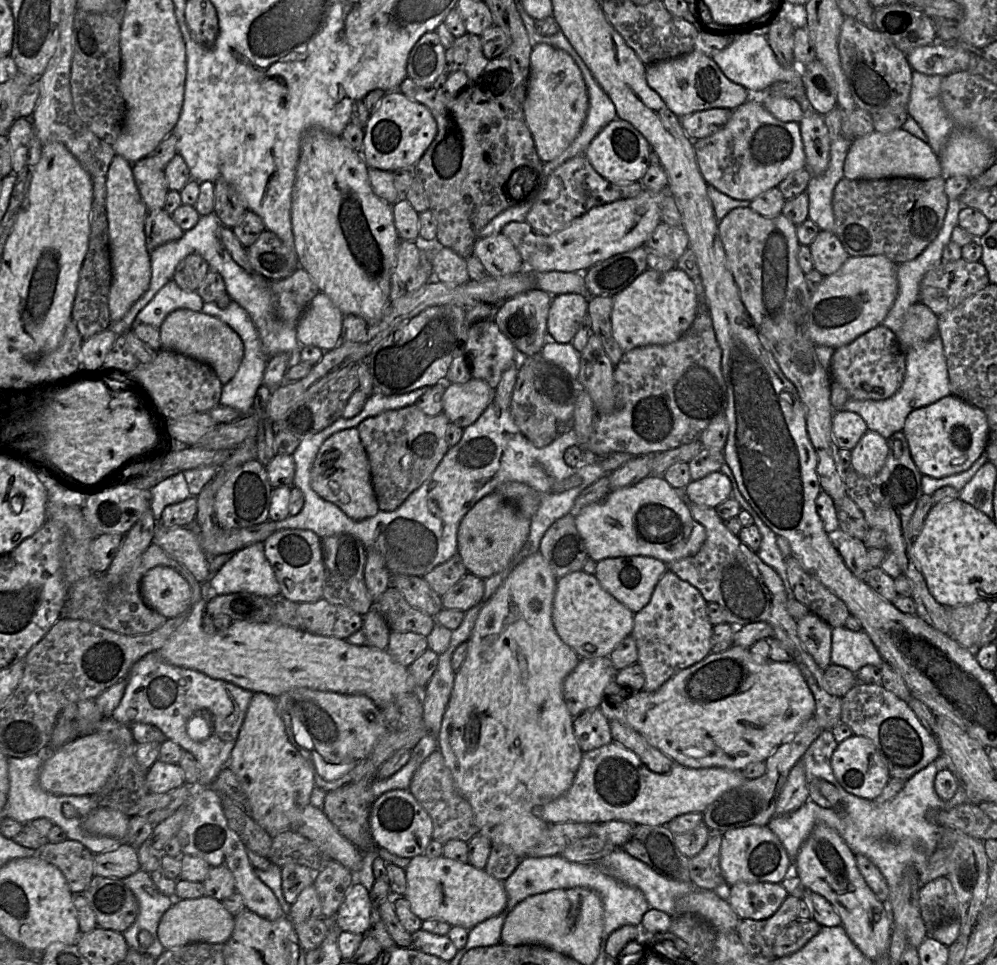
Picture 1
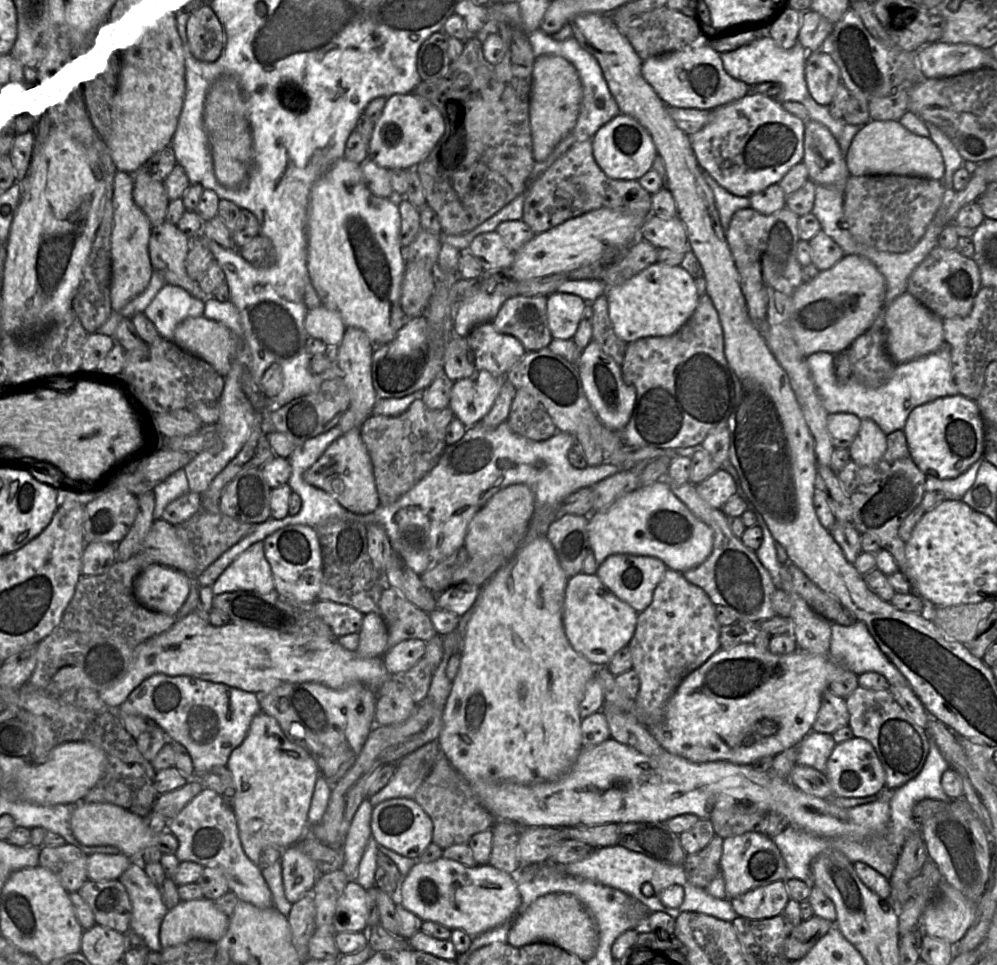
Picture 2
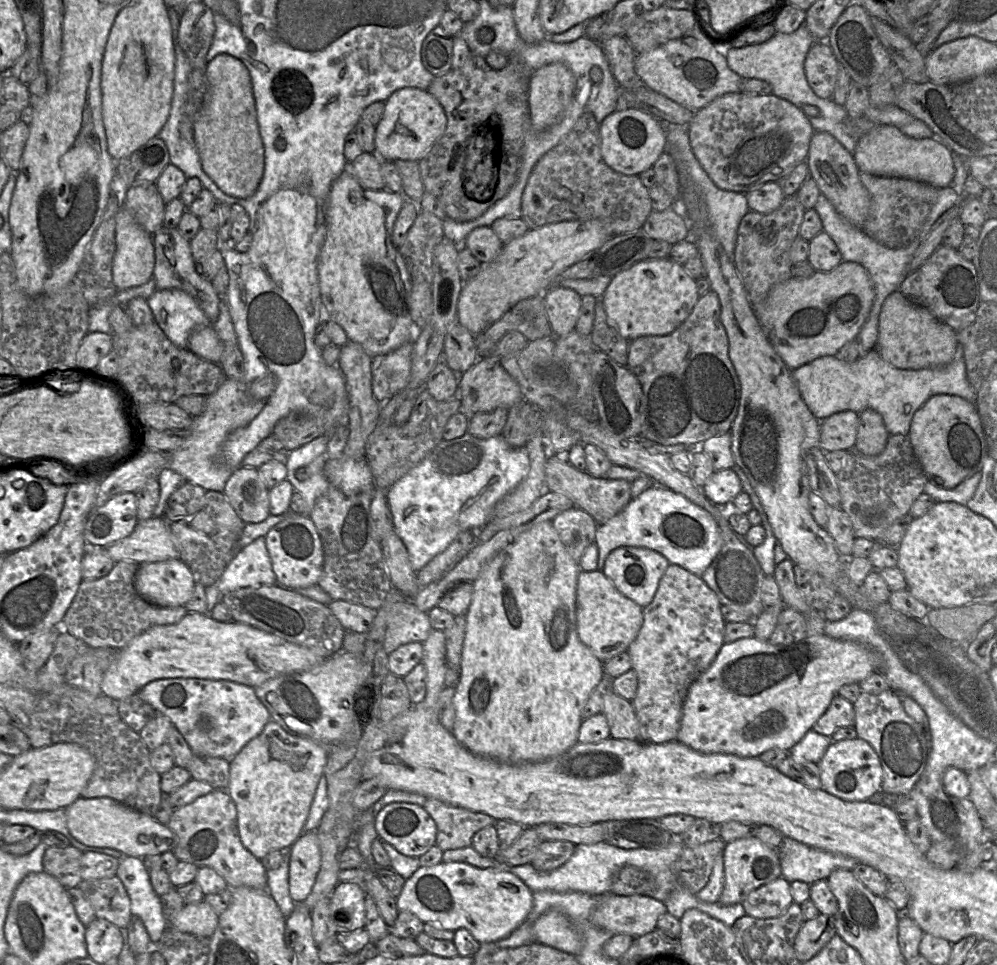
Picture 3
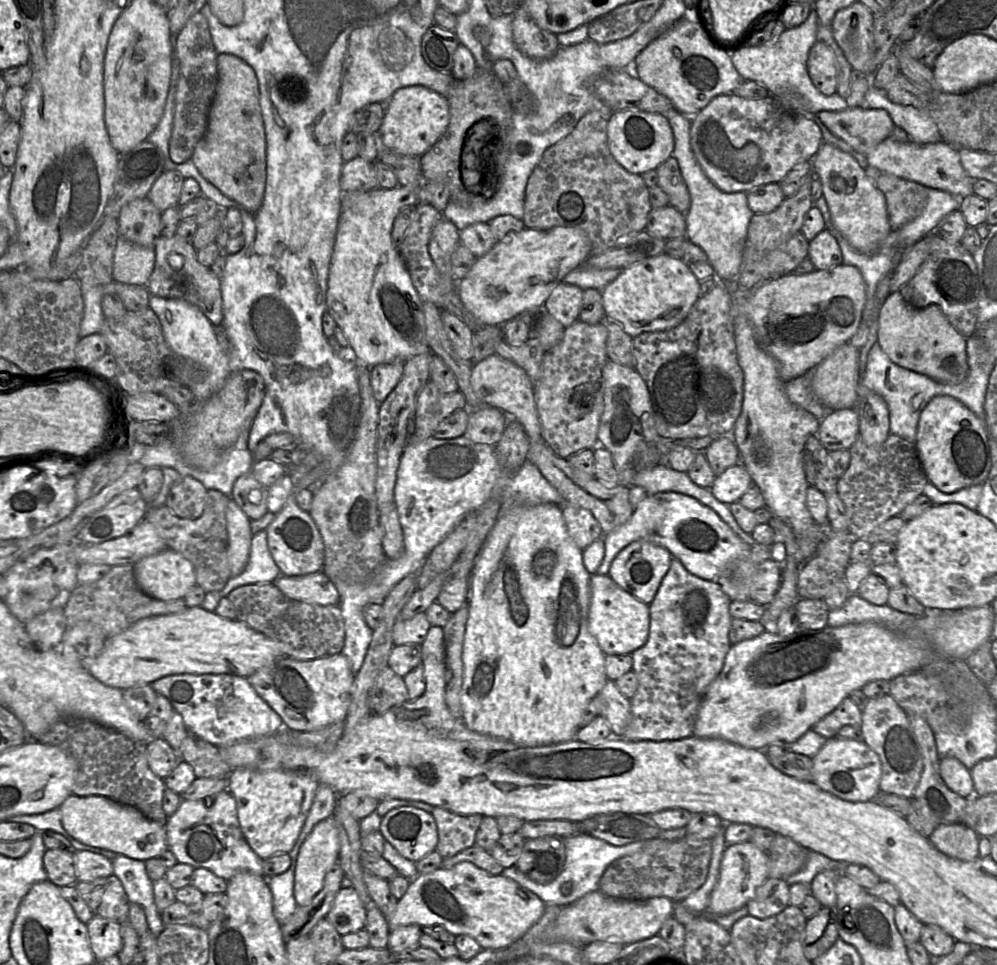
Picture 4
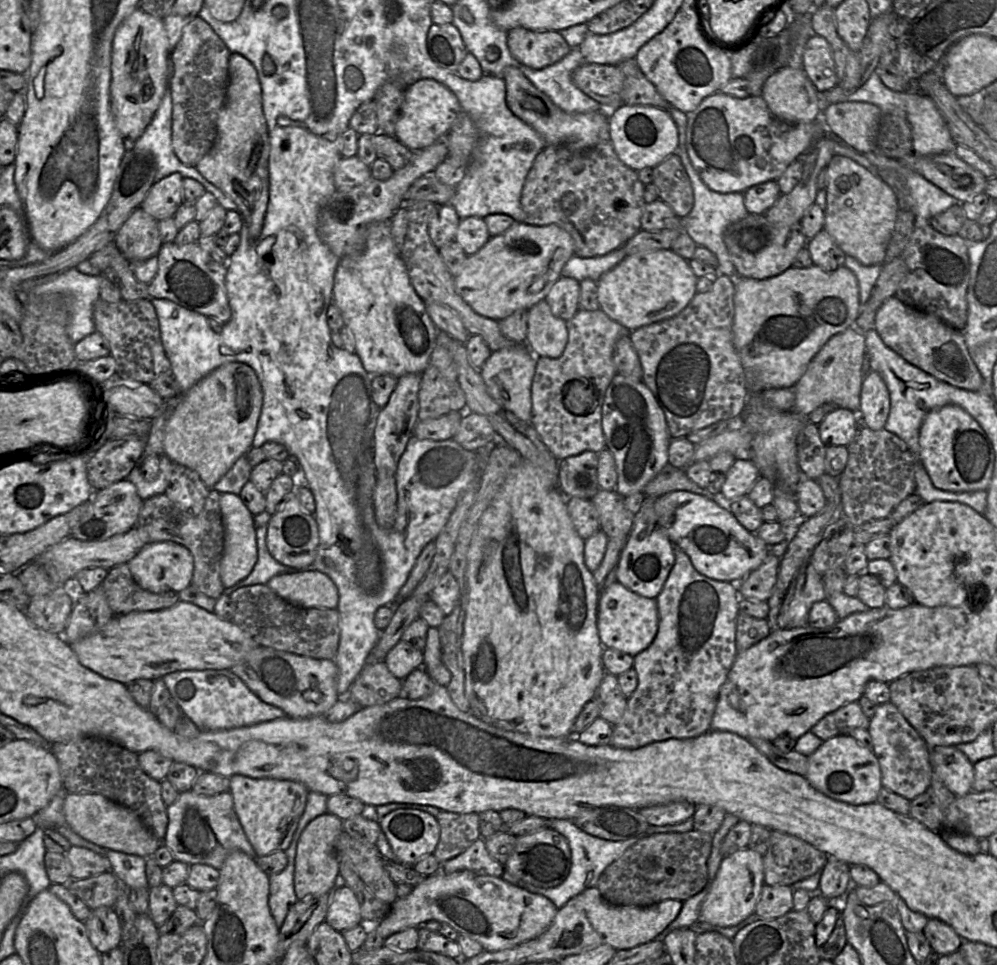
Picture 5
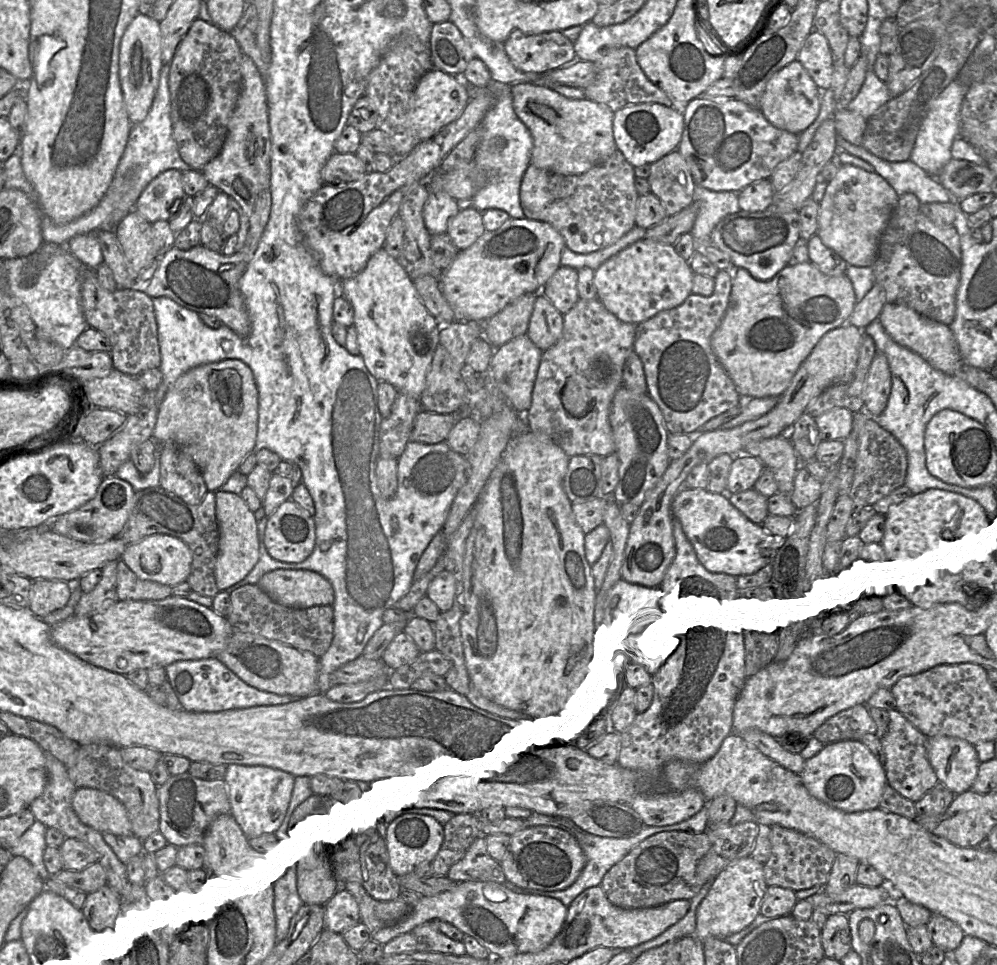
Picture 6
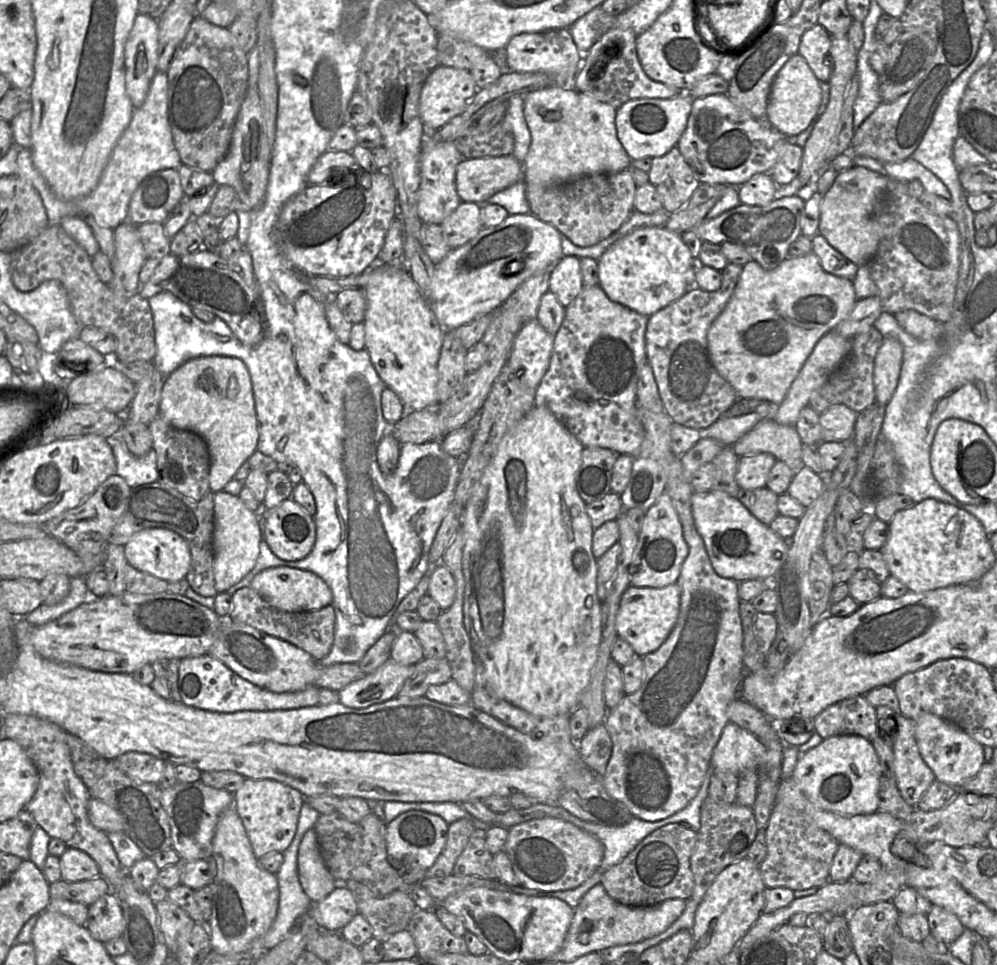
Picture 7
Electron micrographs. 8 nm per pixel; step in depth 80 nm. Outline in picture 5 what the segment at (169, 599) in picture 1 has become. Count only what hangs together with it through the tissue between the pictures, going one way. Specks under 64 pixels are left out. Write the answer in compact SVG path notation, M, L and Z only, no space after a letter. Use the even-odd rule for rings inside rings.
M175 542L148 543L127 564L135 582L144 590L152 593L179 593L192 584L193 556L186 547Z

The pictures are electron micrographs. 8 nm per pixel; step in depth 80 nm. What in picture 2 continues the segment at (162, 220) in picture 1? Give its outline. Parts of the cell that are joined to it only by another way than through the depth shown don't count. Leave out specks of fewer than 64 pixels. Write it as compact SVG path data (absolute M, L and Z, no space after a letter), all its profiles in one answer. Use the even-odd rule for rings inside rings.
M167 221L152 227L149 239L149 256L153 270L159 271L165 284L179 286L203 301L207 296L197 280L191 279L185 268L191 239Z

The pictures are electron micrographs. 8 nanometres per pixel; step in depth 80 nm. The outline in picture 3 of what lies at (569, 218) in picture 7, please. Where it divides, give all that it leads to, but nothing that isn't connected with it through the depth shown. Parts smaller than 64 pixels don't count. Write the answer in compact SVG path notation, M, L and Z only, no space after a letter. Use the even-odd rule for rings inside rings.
M583 113L573 129L537 162L522 195L521 219L529 229L562 221L599 221L611 236L641 229L652 212L649 190L639 176L627 176L612 170L601 155L600 123L591 113Z

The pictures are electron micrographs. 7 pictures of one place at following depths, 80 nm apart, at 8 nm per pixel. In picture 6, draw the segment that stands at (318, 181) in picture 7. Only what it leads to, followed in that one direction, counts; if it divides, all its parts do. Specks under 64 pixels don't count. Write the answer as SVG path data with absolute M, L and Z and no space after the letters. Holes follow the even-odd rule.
M333 153L321 171L323 185L343 186L361 179L366 174L363 163L355 154Z

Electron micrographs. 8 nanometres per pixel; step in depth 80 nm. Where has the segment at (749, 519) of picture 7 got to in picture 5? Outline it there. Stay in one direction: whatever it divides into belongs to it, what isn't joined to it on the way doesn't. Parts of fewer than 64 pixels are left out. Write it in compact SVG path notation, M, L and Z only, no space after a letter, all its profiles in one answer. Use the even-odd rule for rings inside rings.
M673 491L657 497L654 509L658 526L675 547L682 549L702 575L732 584L742 581L770 554L770 547L746 530L732 514L714 501L688 491Z

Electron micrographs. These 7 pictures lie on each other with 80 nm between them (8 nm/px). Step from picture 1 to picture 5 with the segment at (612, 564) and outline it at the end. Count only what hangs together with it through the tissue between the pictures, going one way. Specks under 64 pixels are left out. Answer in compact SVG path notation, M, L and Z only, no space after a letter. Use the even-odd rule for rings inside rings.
M647 497L634 516L631 532L616 566L617 581L646 598L659 595L675 563L675 546L657 523L654 509L656 498Z

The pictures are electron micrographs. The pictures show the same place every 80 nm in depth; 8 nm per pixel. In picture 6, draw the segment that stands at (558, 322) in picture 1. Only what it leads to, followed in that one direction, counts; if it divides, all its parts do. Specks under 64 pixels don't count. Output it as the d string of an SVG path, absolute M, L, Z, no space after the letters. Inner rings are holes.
M560 265L539 294L545 295L565 315L580 298L577 283L578 270Z

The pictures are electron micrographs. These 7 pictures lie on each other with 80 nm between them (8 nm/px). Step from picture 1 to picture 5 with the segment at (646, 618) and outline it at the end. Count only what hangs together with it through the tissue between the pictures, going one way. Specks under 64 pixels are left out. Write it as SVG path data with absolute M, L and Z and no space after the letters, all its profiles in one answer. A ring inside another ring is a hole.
M675 547L674 566L656 597L658 631L650 646L634 656L633 668L638 676L637 688L627 698L627 707L621 720L611 725L613 730L609 745L622 749L637 749L655 741L697 737L711 730L721 686L738 654L736 619L740 598L735 584L700 574L692 565L689 556L679 547Z

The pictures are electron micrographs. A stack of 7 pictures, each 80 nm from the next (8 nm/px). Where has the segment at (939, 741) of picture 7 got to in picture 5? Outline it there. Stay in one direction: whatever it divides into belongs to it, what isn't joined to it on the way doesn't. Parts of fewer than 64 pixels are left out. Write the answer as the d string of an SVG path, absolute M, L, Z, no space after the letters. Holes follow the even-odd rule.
M936 746L930 751L934 773L956 796L973 790L974 767L968 757L956 746Z

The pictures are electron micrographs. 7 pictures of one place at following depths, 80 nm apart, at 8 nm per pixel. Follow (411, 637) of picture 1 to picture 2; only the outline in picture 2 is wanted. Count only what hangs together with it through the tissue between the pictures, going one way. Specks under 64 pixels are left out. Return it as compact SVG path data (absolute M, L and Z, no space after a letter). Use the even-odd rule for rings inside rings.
M409 639L386 651L383 660L388 672L392 676L401 676L411 669L425 655L426 643L420 639Z

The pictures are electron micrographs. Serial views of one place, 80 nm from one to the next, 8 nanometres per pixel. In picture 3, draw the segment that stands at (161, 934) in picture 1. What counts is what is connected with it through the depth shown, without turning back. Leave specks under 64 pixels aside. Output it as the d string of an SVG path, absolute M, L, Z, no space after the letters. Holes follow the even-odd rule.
M204 900L185 904L168 922L169 928L210 938L218 925L219 915Z

